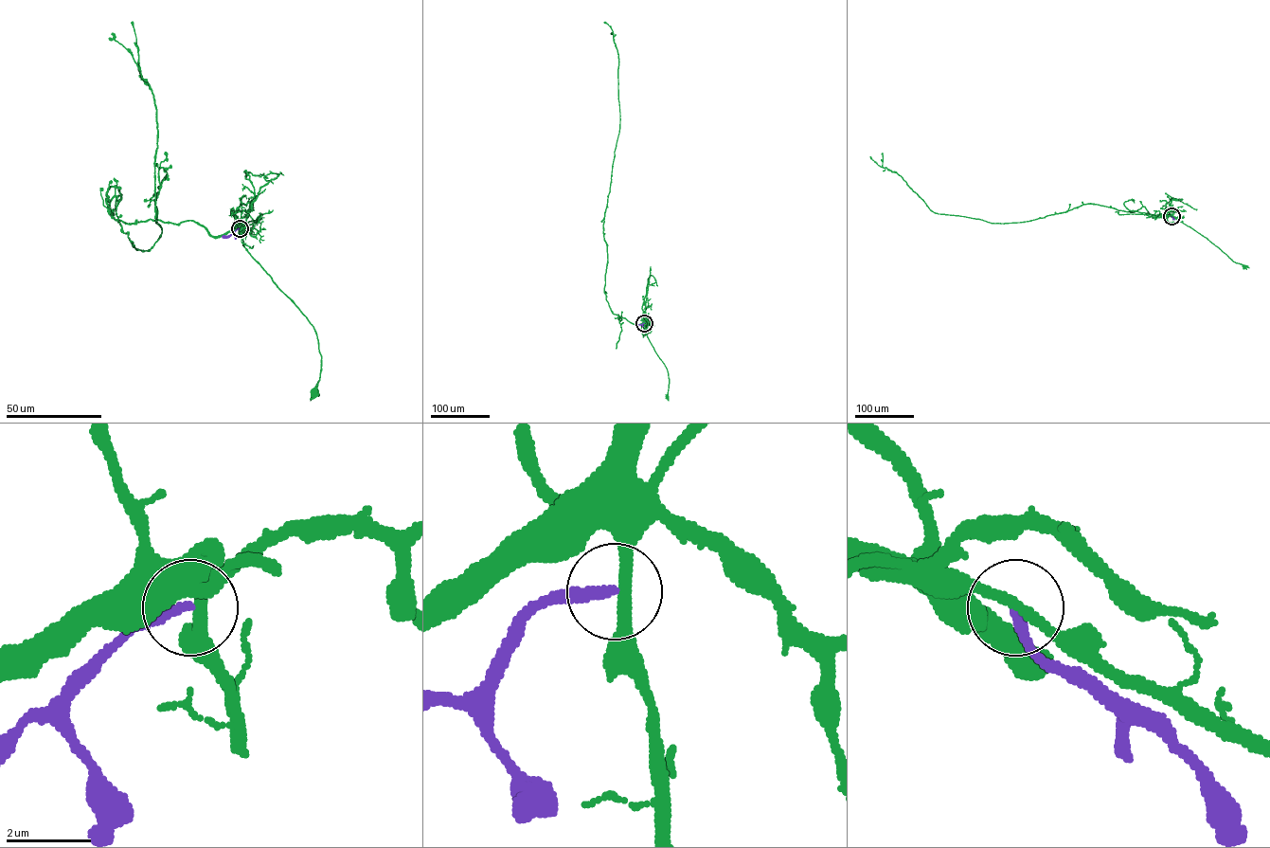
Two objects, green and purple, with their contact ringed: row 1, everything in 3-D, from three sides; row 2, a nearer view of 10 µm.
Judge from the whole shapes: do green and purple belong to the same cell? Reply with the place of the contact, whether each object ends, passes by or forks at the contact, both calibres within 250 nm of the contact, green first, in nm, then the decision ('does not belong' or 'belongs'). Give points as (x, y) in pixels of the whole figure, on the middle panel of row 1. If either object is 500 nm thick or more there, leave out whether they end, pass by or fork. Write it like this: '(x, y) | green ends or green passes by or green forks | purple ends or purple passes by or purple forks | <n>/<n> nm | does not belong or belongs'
(644, 323) | green passes by | purple ends | 280/280 nm | does not belong

